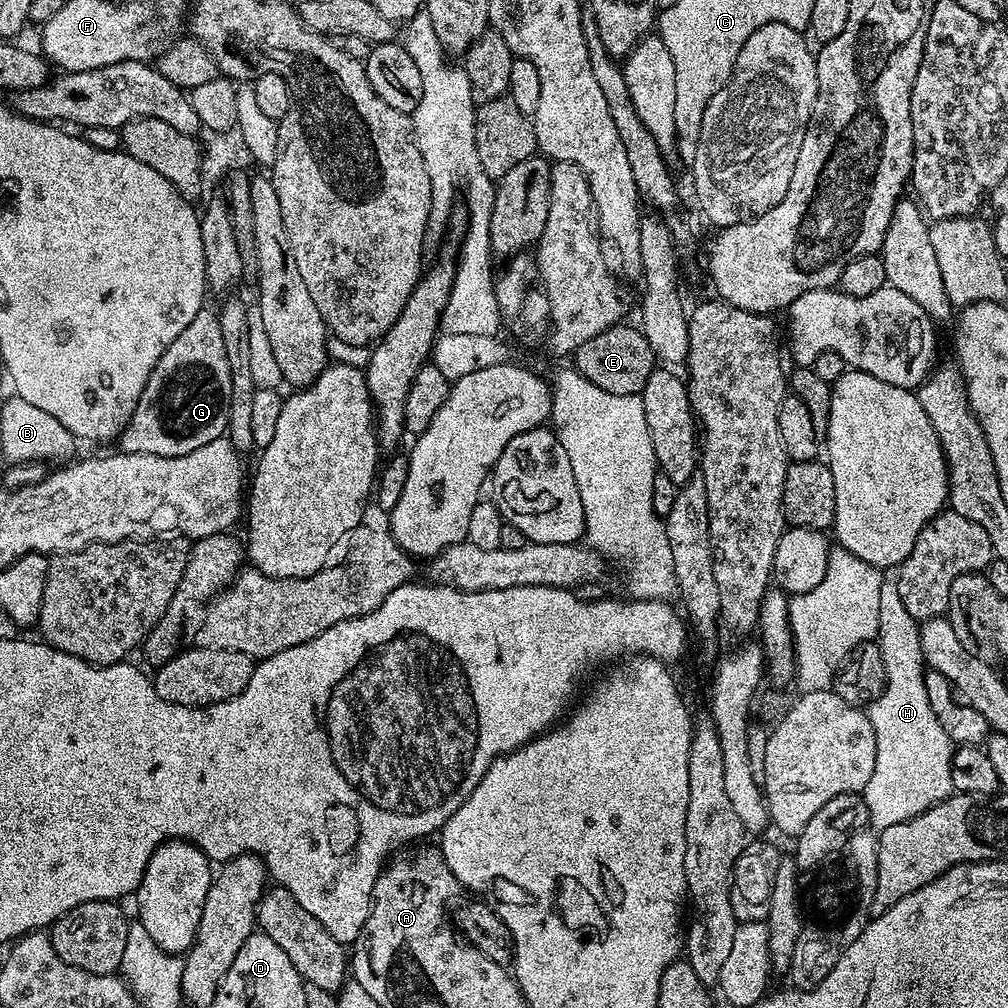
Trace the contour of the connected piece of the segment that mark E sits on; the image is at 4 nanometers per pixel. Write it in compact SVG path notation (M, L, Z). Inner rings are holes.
M619 324L594 335L573 353L576 371L608 394L621 396L639 395L658 361L644 333L635 325Z

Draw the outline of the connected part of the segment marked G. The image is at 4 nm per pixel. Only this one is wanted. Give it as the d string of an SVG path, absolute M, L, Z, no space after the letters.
M200 308L190 326L158 358L131 420L118 437L119 451L174 458L190 454L190 450L198 450L198 446L206 446L206 442L227 433L230 362L226 362L220 317L210 308Z

